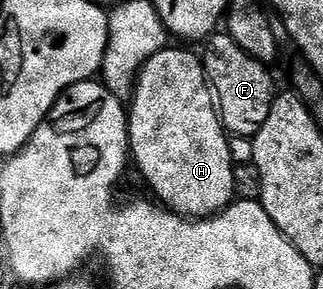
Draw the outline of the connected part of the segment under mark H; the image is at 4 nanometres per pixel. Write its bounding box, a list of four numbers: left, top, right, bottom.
[127,46,237,218]

